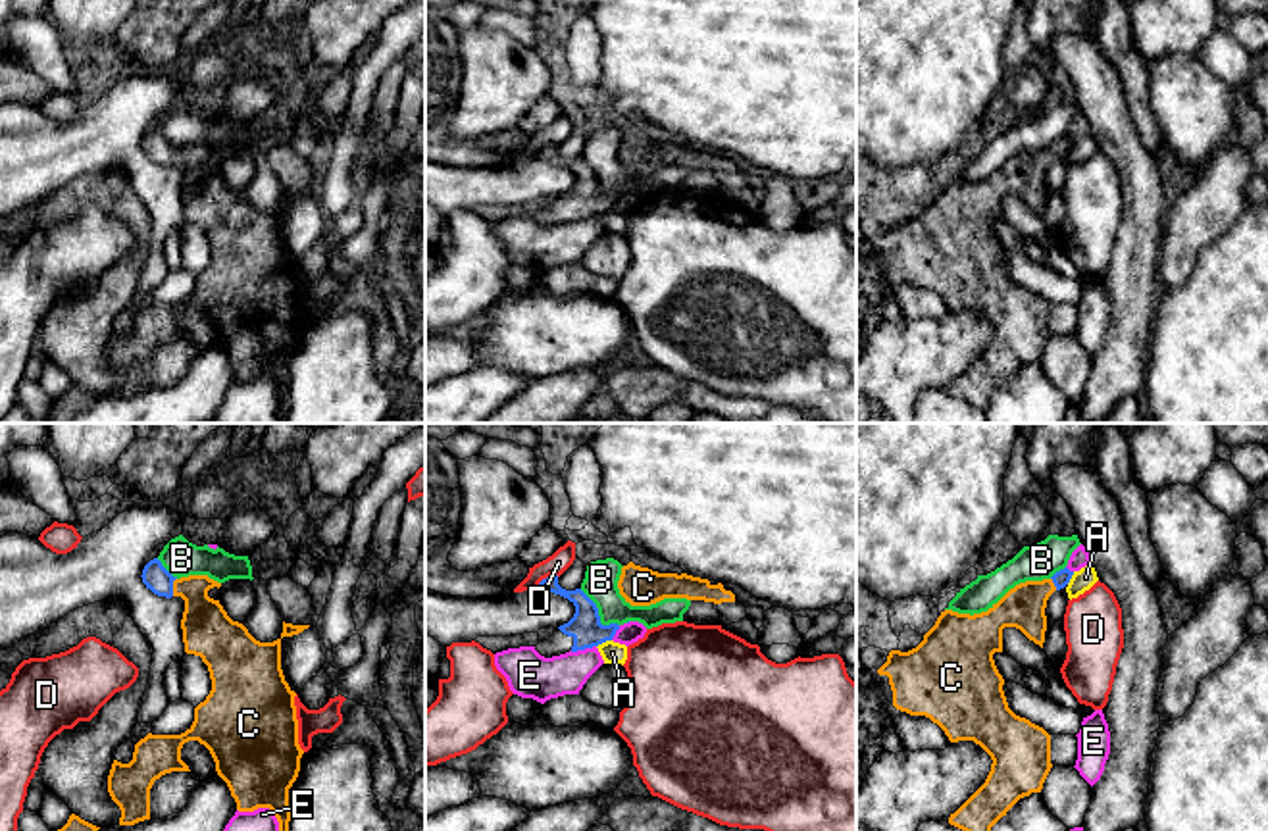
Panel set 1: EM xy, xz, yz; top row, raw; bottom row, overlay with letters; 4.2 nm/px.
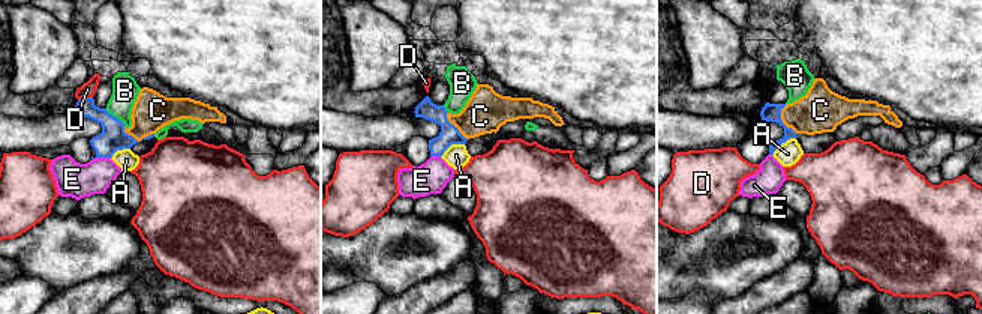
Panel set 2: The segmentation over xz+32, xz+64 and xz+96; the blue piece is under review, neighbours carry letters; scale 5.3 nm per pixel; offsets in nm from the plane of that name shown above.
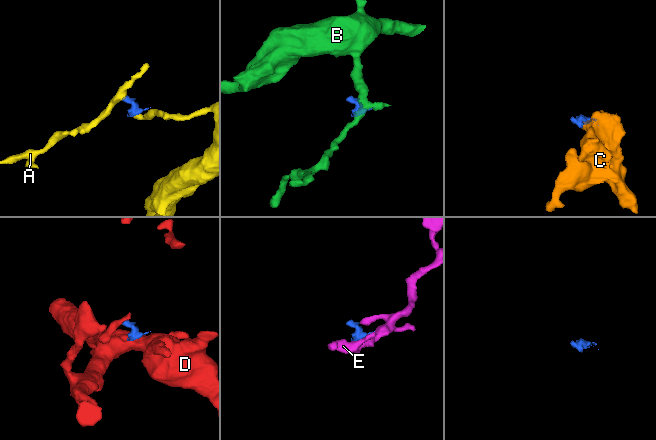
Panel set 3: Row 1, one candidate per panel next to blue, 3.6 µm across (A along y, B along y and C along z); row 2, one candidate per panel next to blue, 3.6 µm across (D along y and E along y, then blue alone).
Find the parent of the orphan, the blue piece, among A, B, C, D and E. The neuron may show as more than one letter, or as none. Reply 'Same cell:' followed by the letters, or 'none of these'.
Same cell: C

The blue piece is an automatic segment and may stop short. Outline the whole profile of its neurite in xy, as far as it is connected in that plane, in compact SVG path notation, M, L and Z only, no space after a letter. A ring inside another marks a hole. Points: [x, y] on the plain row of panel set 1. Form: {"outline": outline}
{"outline": "M158 127L142 138L142 152L158 165L181 165L185 181L181 189L185 221L200 225L208 235L212 260L204 271L194 277L192 294L181 304L148 302L135 314L133 329L121 333L114 329L108 344L108 362L119 375L119 394L135 394L150 389L150 358L156 348L171 340L190 340L181 329L181 317L189 310L204 314L217 344L227 352L239 381L269 377L279 390L279 419L289 408L289 358L298 346L304 319L298 314L296 262L285 250L281 239L281 208L273 212L256 210L248 198L233 190L219 169L208 165L208 160L221 152L208 144L173 146Z"}

